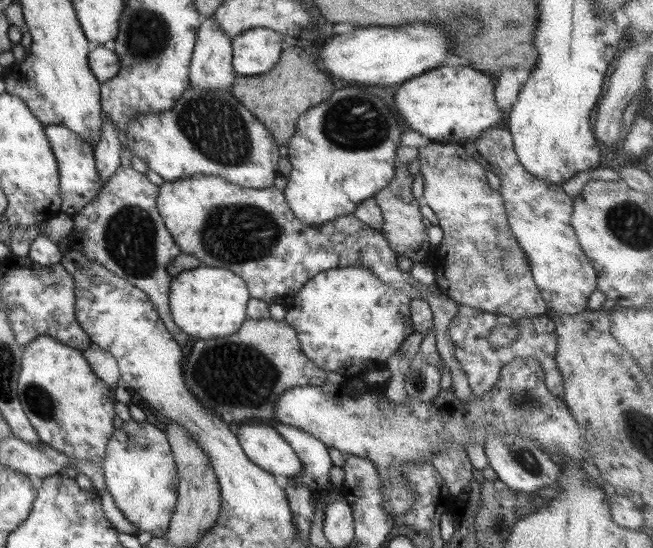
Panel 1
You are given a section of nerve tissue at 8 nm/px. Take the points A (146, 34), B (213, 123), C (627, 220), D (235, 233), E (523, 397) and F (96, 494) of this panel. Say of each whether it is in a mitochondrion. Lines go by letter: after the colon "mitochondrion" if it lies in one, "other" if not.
A: mitochondrion
B: mitochondrion
C: mitochondrion
D: mitochondrion
E: mitochondrion
F: other

